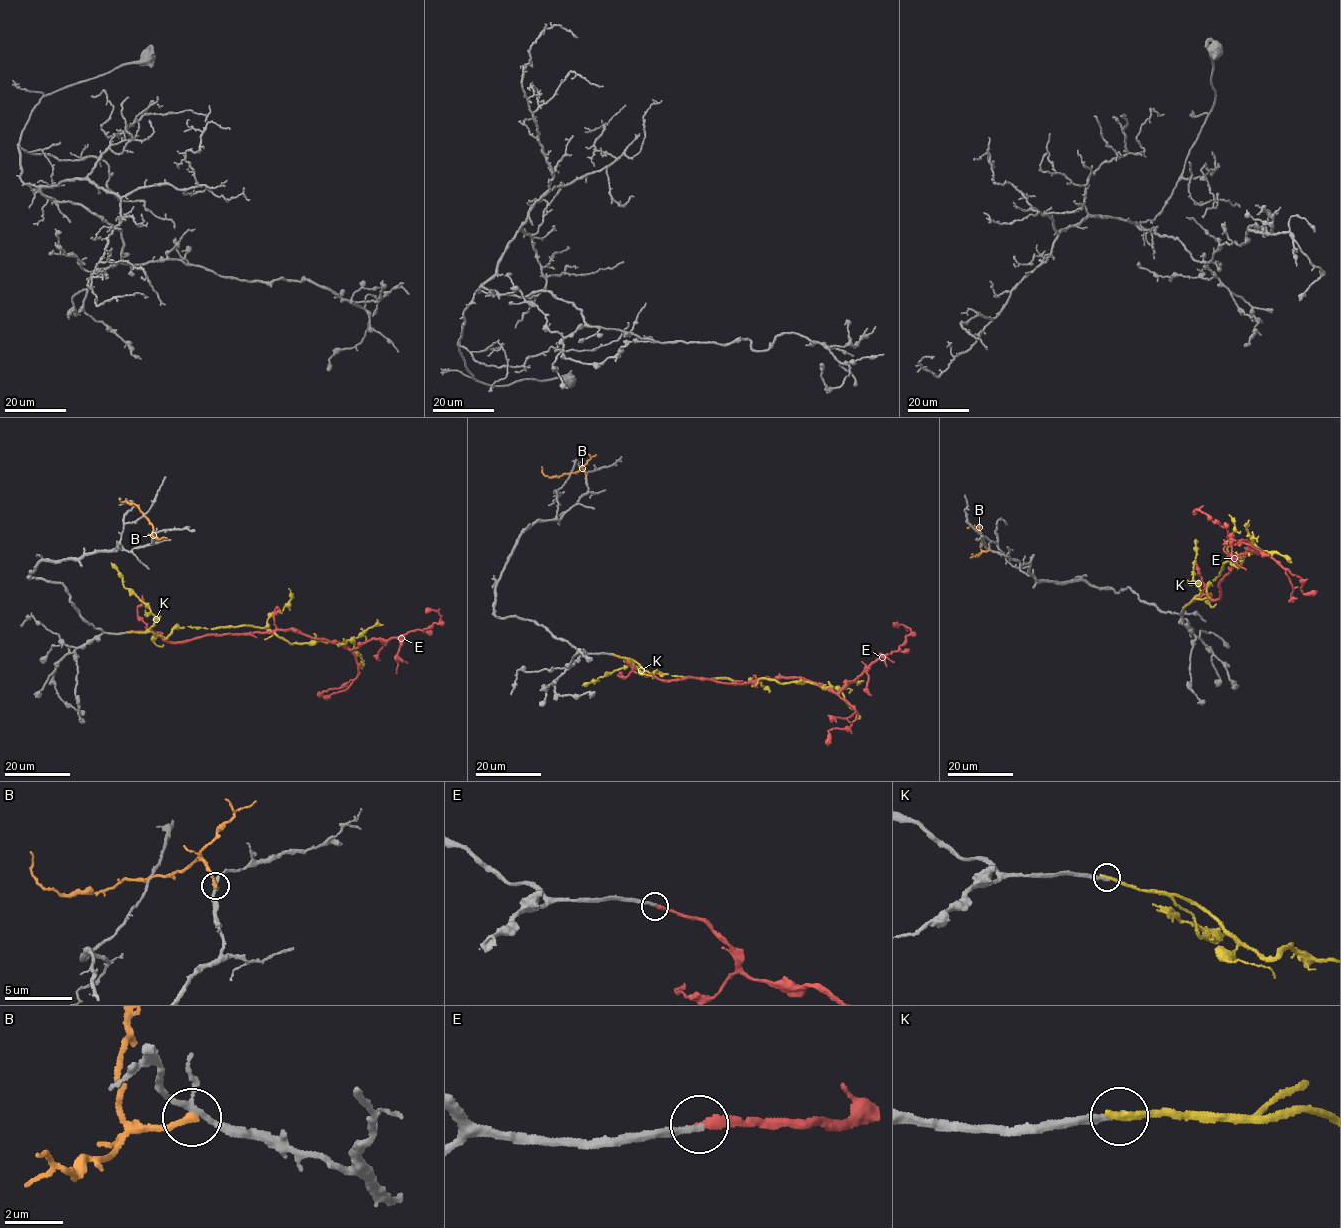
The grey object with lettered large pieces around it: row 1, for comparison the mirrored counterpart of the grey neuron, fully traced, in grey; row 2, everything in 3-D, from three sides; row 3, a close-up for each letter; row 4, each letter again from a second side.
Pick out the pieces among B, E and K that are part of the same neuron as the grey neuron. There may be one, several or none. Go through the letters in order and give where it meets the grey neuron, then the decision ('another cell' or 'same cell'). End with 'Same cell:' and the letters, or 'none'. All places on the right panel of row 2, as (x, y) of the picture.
B: meets grey at (989, 550); another cell
E: meets grey at (1185, 606); same cell
K: meets grey at (1184, 607); another cell
Same cell: E

